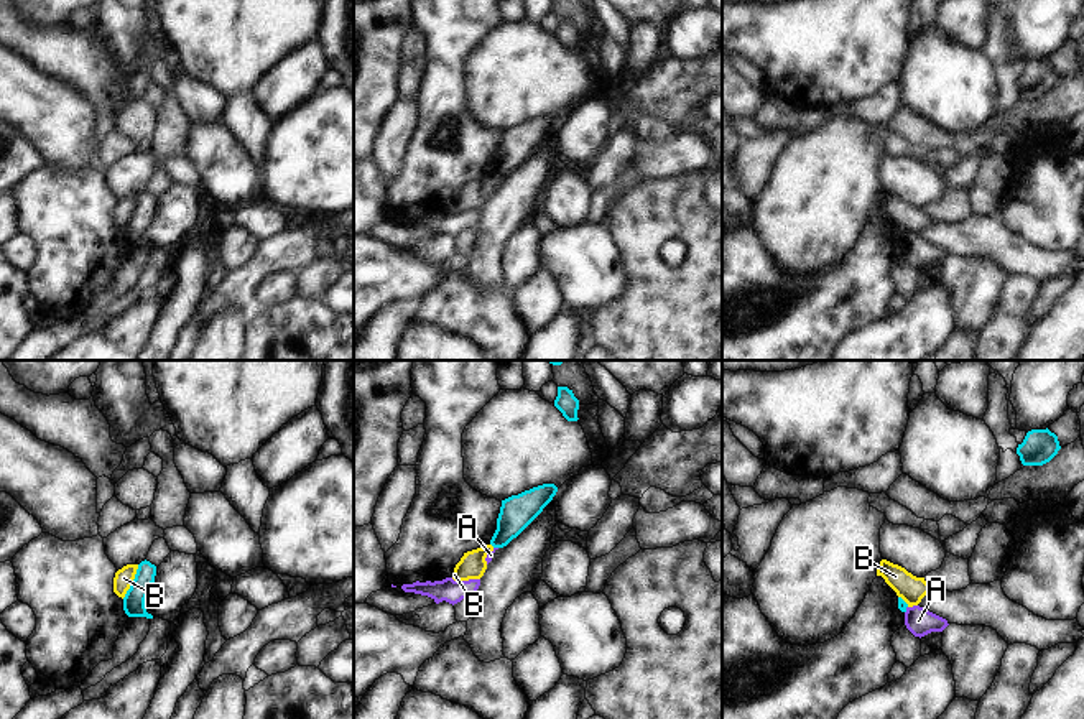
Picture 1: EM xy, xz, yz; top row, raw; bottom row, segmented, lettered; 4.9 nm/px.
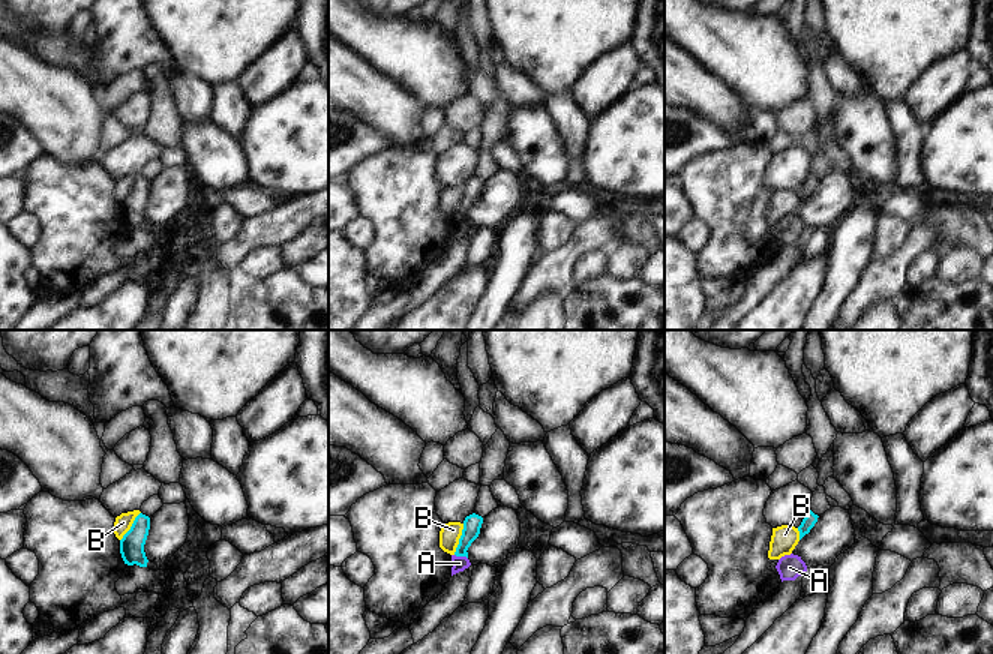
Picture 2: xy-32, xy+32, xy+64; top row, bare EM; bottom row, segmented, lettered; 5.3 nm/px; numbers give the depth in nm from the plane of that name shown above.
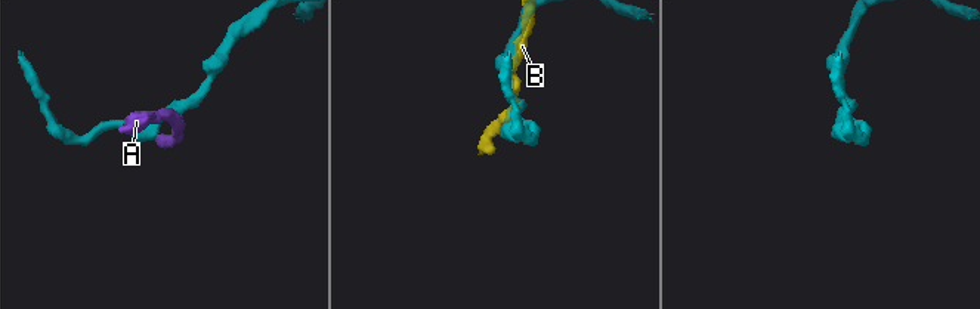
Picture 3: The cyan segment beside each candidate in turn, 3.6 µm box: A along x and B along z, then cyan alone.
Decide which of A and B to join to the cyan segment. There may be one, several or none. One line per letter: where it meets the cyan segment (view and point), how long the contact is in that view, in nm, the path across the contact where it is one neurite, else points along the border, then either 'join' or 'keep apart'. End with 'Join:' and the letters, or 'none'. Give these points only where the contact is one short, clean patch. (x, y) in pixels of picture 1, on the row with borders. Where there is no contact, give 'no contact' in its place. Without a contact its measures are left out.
A: meets cyan in yz at (905, 609); contact 40 nm long; border along yz (907, 606), (905, 612); keep apart
B: meets cyan in xy at (134, 581); contact 190 nm long; border along xy (138, 565), (134, 581), (122, 598); keep apart
Join: none

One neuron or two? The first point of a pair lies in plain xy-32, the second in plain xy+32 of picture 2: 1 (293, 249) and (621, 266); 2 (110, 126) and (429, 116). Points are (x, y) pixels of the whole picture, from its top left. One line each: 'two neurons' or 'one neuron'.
1: one neuron
2: two neurons

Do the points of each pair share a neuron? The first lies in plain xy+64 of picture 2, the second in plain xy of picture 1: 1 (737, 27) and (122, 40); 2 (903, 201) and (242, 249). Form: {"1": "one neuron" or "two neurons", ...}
{"1": "two neurons", "2": "two neurons"}

